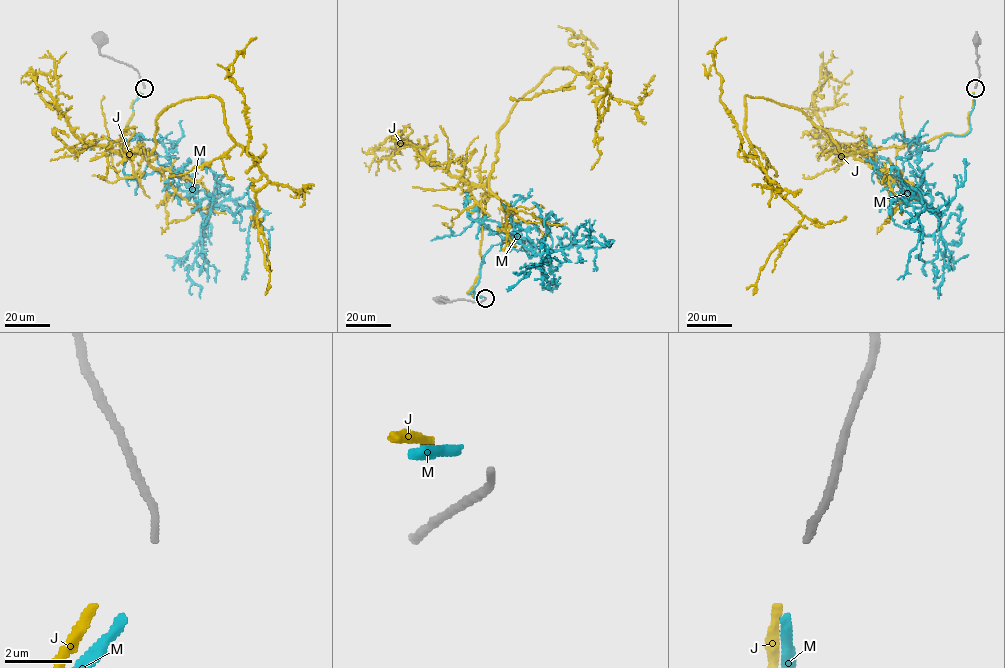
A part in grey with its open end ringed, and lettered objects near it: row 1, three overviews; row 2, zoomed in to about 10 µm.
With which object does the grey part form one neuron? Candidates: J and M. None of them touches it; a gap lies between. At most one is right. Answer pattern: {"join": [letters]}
{"join": ["M"]}

